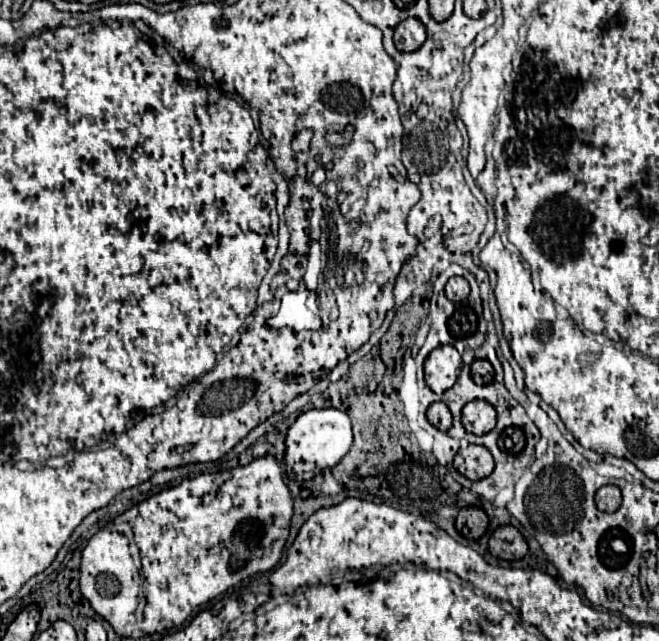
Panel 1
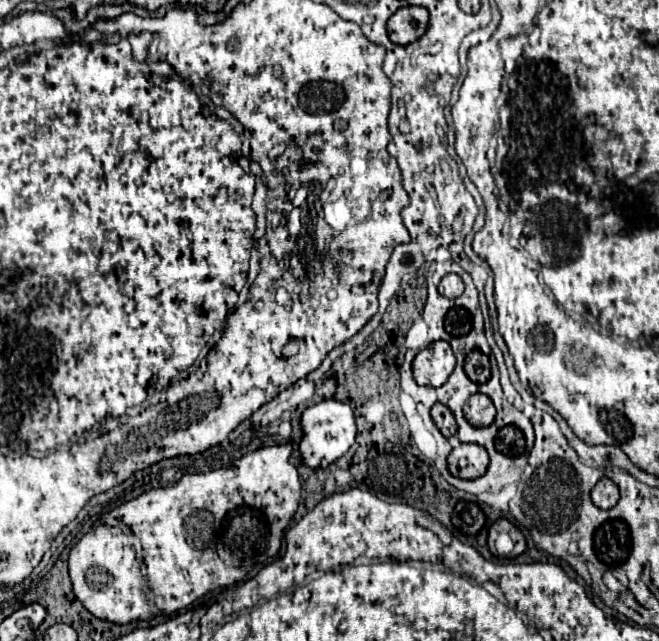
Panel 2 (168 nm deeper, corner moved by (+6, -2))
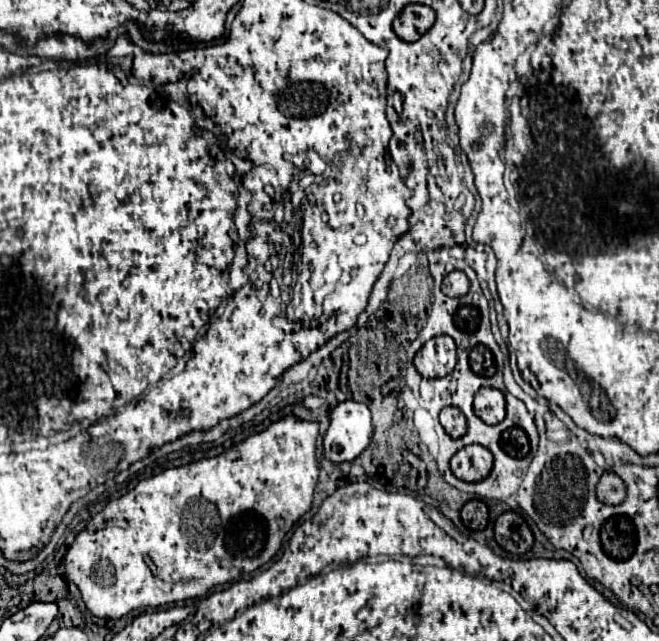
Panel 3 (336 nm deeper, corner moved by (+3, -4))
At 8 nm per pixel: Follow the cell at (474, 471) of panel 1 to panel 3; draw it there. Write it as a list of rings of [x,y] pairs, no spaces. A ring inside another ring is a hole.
[[[479,444],[461,448],[451,458],[451,472],[465,482],[481,482],[493,468],[493,454]]]

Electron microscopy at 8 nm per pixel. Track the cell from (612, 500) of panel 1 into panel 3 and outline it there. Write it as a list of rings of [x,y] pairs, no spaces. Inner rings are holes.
[[[605,472],[597,484],[597,498],[603,504],[621,504],[625,500],[625,484],[615,472]]]

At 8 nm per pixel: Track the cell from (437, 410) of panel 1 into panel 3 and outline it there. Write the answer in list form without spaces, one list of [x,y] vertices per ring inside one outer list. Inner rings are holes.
[[[453,406],[443,408],[439,414],[439,420],[451,438],[461,438],[467,432],[467,420],[459,408],[453,408]]]

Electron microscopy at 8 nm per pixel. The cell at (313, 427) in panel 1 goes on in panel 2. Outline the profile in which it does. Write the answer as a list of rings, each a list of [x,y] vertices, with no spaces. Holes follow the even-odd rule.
[[[324,400],[320,404],[314,404],[302,412],[300,418],[302,438],[298,444],[298,452],[302,462],[308,468],[326,468],[332,462],[336,462],[340,456],[348,452],[348,448],[354,444],[356,436],[356,424],[354,424],[354,412],[348,404],[338,400]]]

